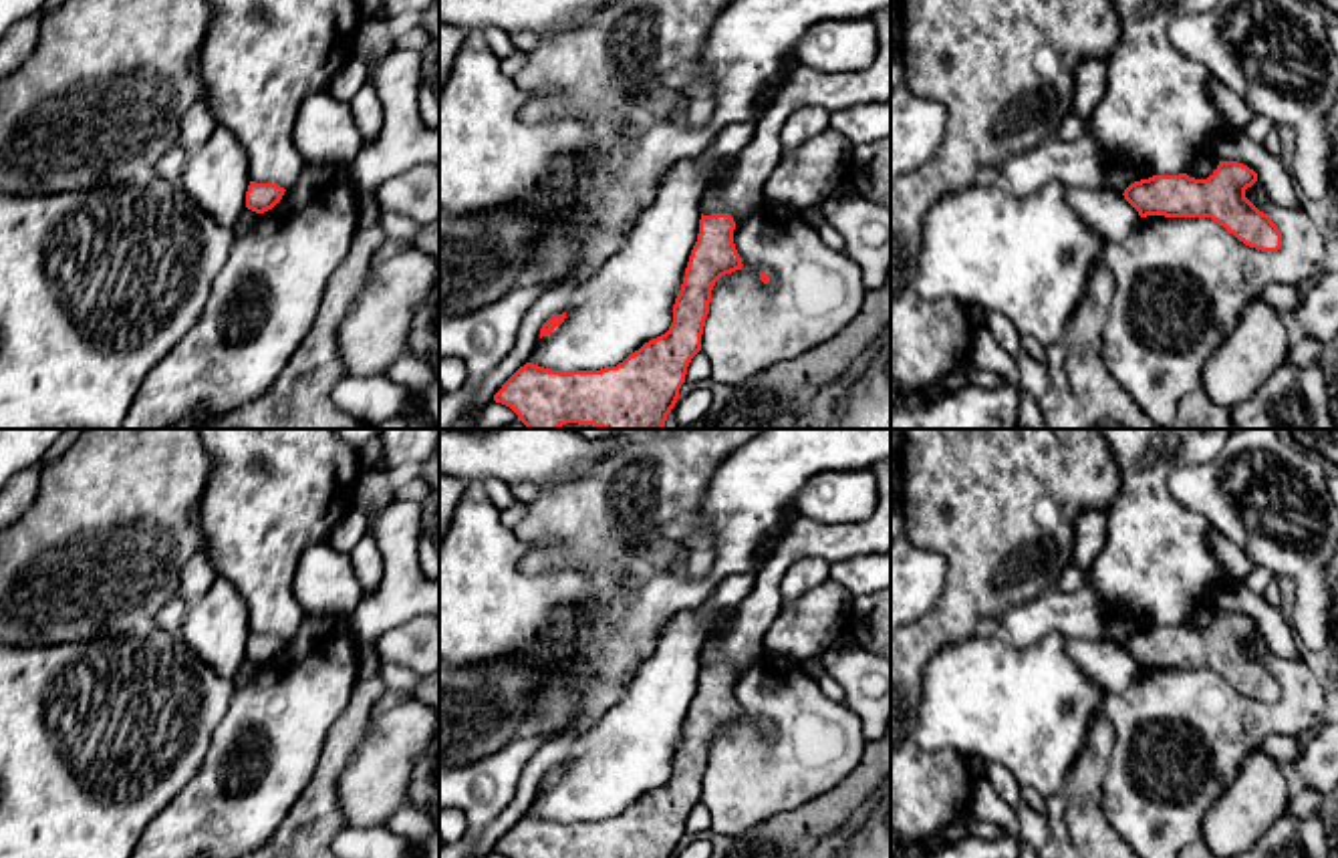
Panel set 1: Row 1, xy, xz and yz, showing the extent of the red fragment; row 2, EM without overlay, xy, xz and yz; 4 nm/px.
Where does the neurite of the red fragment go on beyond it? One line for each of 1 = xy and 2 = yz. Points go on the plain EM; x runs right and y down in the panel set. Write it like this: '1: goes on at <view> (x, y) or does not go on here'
1: does not go on here
2: does not go on here

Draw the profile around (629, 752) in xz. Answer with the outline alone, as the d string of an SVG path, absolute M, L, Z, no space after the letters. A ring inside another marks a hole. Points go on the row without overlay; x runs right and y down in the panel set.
M703 606L677 612L621 703L578 735L564 773L538 790L528 814L562 824L600 822L665 785L697 693L705 640Z

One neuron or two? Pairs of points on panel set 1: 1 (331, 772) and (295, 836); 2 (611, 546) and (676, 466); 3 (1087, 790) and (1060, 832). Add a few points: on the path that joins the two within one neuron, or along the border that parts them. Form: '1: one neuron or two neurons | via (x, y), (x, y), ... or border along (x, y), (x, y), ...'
1: one neuron | via (323, 788), (317, 814), (311, 820)
2: one neuron | via (625, 524), (639, 504), (639, 494), (653, 480)
3: one neuron | via (1075, 798), (1060, 812), (1060, 820)

